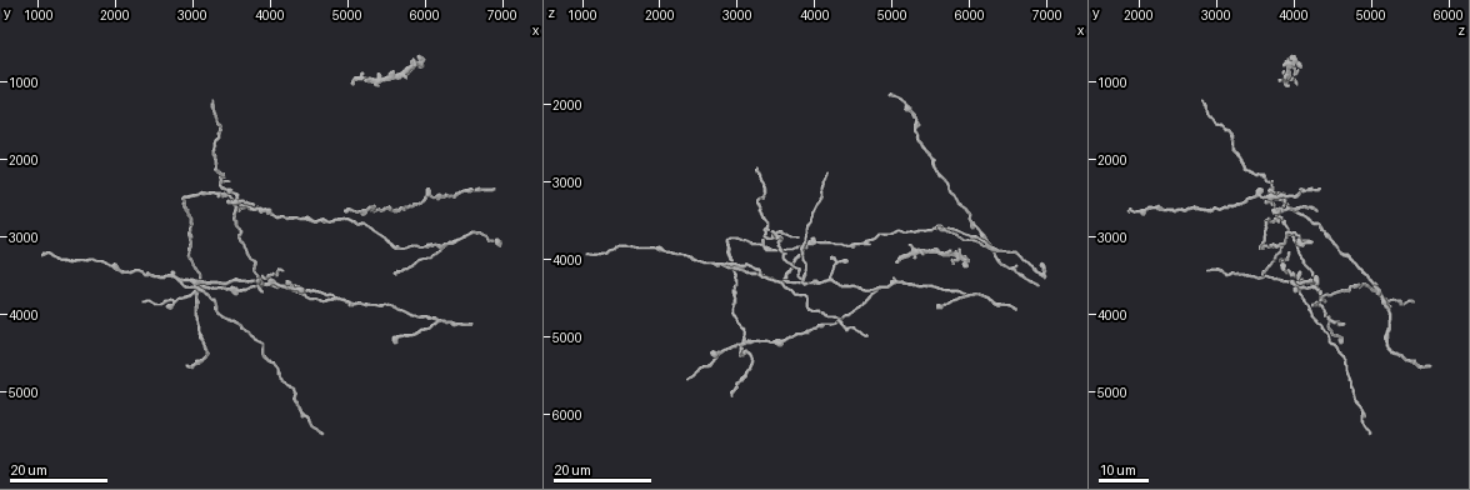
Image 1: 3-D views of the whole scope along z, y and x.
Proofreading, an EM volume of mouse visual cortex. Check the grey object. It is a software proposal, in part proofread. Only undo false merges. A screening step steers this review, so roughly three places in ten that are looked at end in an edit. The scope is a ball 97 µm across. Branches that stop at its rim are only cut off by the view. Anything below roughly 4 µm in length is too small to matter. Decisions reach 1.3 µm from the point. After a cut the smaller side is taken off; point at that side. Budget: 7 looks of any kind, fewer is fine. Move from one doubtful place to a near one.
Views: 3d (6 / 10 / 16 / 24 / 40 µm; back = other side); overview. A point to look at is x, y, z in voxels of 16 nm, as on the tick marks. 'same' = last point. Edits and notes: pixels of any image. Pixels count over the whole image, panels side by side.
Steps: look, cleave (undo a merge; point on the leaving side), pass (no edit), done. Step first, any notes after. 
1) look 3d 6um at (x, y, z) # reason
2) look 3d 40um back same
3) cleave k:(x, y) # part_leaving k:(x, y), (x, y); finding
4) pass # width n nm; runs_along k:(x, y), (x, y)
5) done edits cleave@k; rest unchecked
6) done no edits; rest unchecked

look 3d 16um at (6150, 4100, 4500) # three arms meet

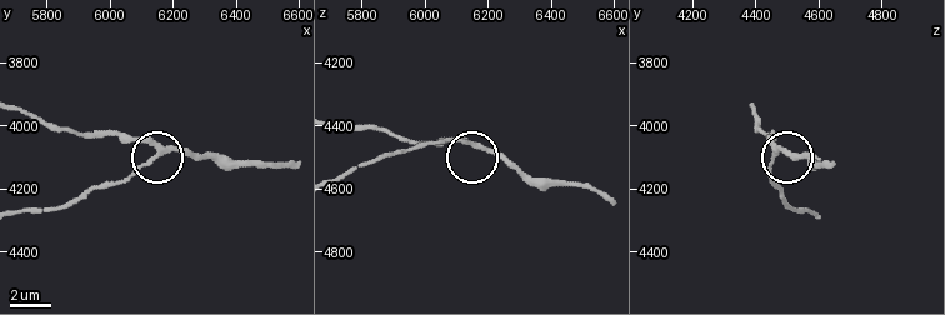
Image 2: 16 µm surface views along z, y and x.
look 3d 6um at (6160, 4090, 4470)

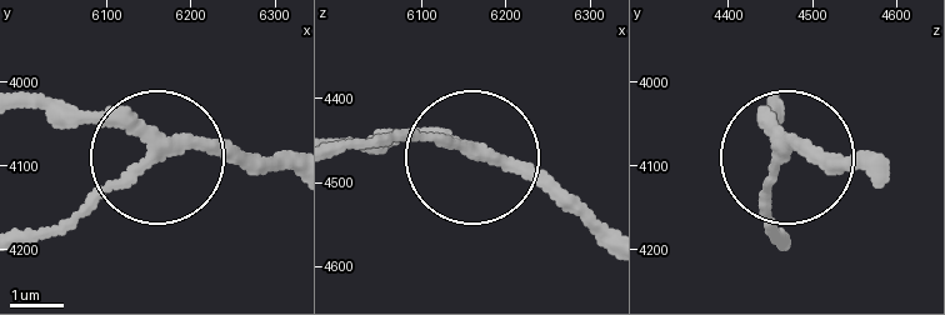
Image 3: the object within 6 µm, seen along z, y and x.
pass # arms 3; runs_along 3:(24, 110), (105, 110), (173, 150), (293, 164); one cell here

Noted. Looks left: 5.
look 3d 16um at (4850, 3800, 4350)

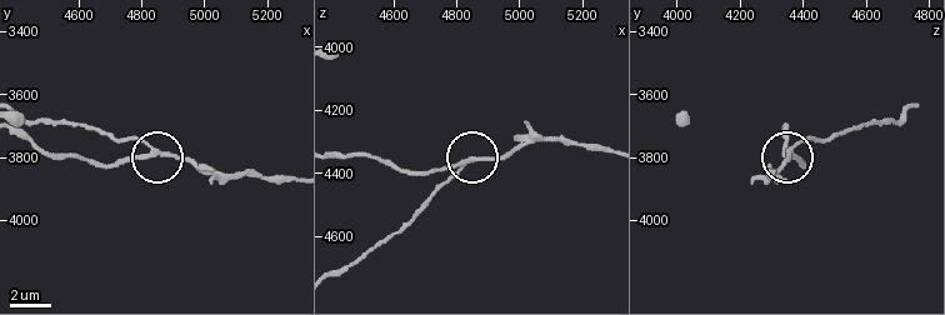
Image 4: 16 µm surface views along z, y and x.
look 3d 6um at (4840, 3780, 4360)

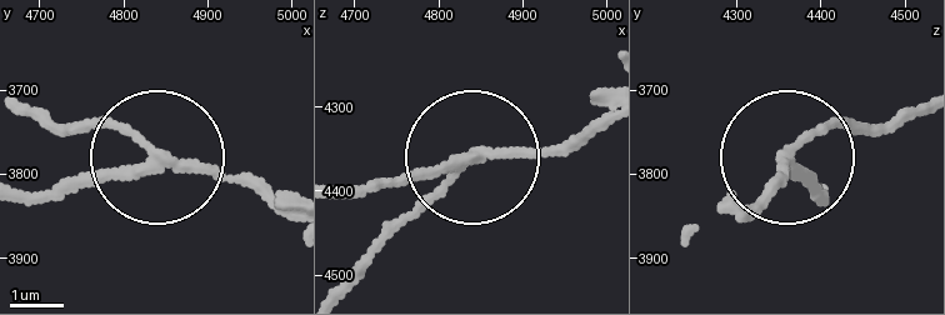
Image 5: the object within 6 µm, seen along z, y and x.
cleave 5:(109, 119) # arms 3; part_leaving 5:(161, 155), (111, 129), (31, 119); two cells meet here

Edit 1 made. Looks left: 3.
look 3d 16um at (6000, 2450, 3500) # three arms meet

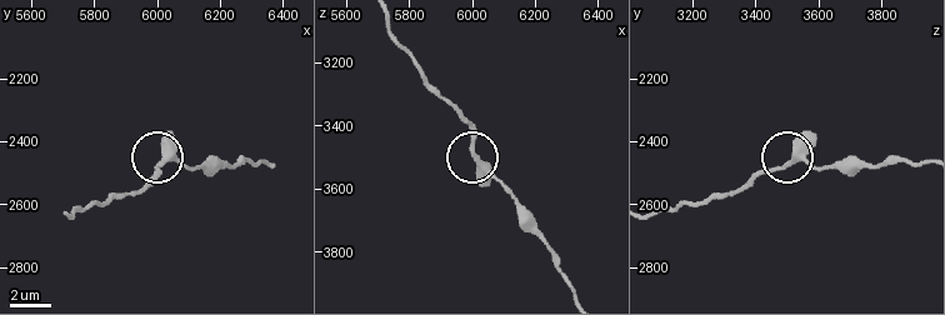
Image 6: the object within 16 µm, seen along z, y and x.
look 3d 6um at (6040, 2450, 3530)

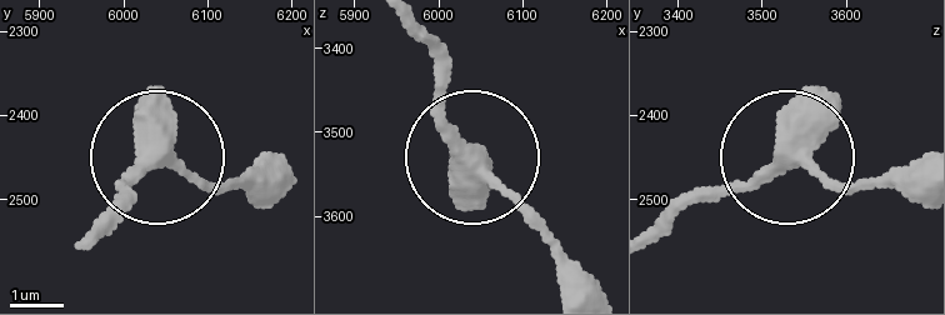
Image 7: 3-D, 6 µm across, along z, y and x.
pass # runs_along 7:(659, 224), (798, 158), (848, 184), (910, 184); one cell here

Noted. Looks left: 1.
done edits cleave@5; rest unchecked

